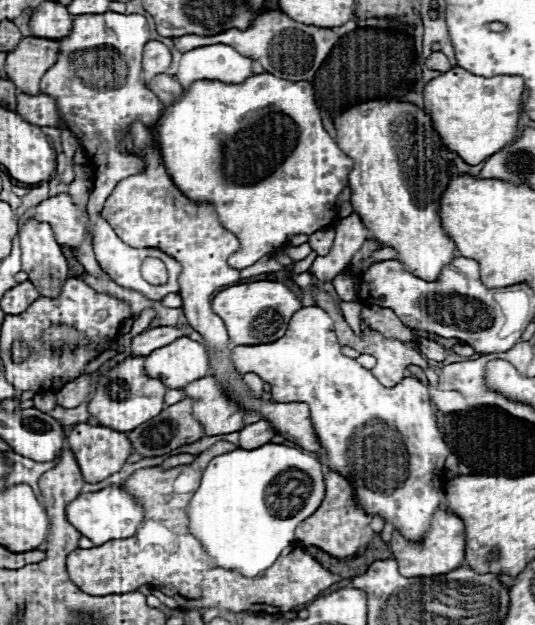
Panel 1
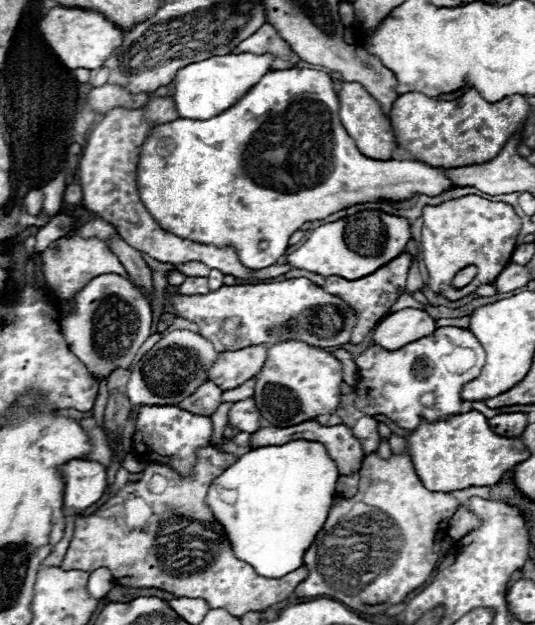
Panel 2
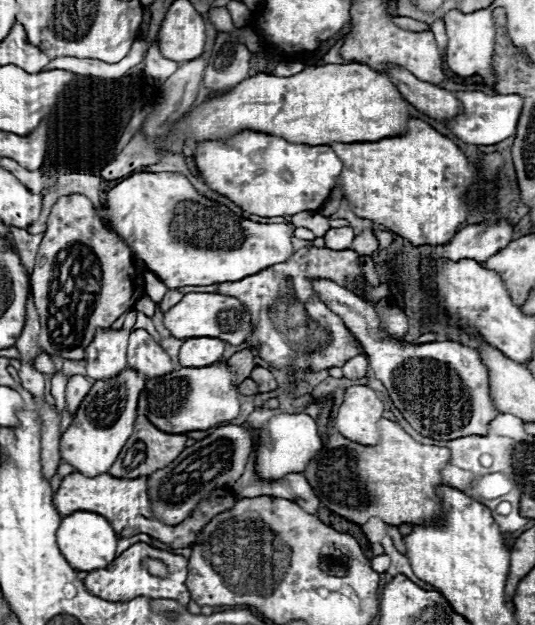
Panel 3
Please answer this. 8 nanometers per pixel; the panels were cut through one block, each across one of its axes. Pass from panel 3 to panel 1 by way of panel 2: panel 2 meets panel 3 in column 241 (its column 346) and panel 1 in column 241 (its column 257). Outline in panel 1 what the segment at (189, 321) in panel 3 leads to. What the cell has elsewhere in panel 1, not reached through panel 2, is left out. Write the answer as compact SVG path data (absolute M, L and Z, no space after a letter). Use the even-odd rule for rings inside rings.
M248 282L228 286L218 292L212 300L212 310L224 320L230 344L250 346L250 344L270 344L284 336L288 322L296 310L302 308L302 302L296 294L280 282Z

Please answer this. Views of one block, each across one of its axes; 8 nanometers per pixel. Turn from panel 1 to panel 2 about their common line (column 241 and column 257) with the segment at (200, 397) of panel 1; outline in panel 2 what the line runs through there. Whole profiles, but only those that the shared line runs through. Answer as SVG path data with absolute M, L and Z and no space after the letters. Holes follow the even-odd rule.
M252 398L238 400L230 408L230 426L238 428L240 432L256 432L260 428L260 410Z

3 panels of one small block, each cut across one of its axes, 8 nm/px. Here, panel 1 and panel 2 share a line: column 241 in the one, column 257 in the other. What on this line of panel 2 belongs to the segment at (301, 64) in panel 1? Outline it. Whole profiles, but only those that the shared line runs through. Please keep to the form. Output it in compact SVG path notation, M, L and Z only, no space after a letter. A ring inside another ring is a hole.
M268 22L262 24L258 32L242 40L242 44L234 48L234 52L274 52L278 58L284 58L284 60L290 58L294 62L298 60L298 56L294 56L290 46L280 38L280 34Z

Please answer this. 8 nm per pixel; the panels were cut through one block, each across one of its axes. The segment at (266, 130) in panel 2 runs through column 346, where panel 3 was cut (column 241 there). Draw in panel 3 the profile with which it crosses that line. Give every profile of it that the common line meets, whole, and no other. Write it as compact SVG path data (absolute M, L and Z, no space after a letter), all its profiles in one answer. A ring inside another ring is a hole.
M240 132L228 142L200 142L196 148L196 166L204 178L204 182L218 194L230 198L234 204L244 208L250 214L258 216L284 216L298 212L316 212L330 196L336 186L338 172L342 172L340 158L332 152L330 146L306 146L306 144L290 144L284 138L262 134L262 132Z

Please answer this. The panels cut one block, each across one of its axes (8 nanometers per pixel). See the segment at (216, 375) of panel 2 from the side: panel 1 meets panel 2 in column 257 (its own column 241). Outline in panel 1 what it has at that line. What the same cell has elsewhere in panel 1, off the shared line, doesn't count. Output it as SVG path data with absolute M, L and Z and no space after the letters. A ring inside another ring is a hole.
M318 306L300 308L294 312L286 334L272 344L236 346L232 348L232 364L240 374L254 372L272 386L274 402L306 402L312 410L312 424L322 442L324 456L320 458L328 468L338 468L358 492L358 504L372 516L390 520L398 532L408 540L420 540L430 524L430 516L438 508L442 498L442 474L444 460L450 454L444 444L430 404L430 394L416 378L404 378L392 388L384 388L370 370L362 368L356 360L340 352L340 344L334 334L334 322L326 310Z

